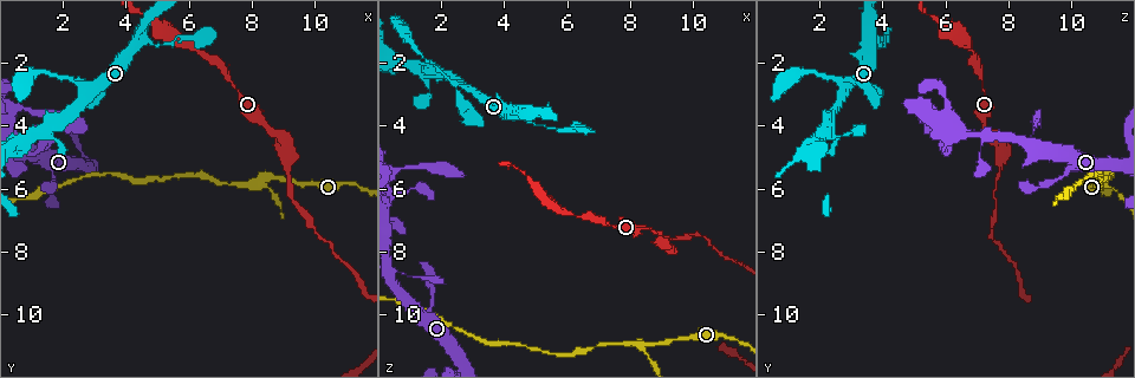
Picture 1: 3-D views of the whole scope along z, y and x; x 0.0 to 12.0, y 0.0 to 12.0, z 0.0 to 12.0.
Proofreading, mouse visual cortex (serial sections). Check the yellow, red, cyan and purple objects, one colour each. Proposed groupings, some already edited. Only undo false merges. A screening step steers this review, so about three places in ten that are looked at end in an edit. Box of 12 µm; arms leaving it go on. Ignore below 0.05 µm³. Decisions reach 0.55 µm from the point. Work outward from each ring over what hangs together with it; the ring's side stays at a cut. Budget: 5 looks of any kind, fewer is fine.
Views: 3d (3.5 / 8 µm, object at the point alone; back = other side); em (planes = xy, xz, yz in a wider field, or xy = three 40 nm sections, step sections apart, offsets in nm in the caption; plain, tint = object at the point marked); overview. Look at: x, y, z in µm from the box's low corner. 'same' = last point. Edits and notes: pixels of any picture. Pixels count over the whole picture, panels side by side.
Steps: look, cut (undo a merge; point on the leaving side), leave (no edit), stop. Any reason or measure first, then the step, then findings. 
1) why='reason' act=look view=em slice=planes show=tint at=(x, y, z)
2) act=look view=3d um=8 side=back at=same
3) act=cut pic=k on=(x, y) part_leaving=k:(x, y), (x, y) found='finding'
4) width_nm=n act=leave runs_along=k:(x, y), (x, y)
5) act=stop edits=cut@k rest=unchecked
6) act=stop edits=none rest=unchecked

why='three-way junction' act=look view=3d um=3.5 at=(4.5, 1.3, 3.6)

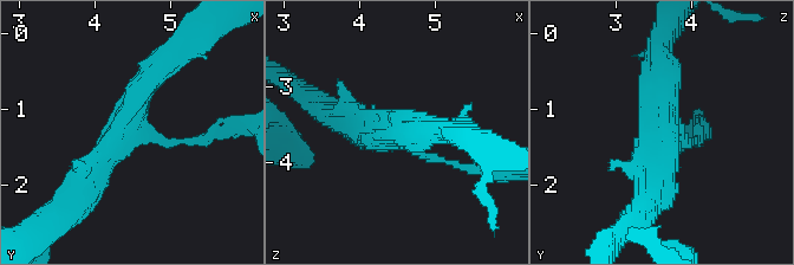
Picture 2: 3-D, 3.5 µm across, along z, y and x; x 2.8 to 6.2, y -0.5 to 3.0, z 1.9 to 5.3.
arms=3 arm_widths_nm=100,350,400 act=look view=em slice=planes show=tint at=(4.45, 1.30, 3.70)

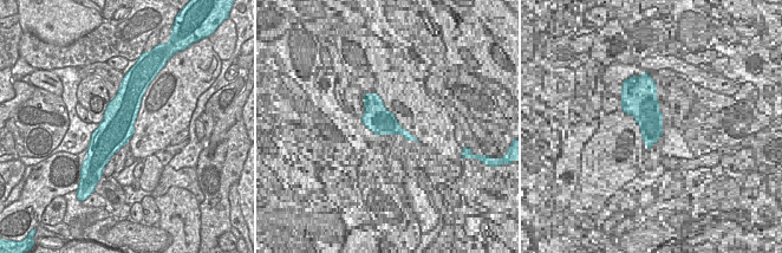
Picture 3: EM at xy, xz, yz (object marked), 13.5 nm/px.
why='another direction' act=look view=em slice=xy step=2 show=tint at=same

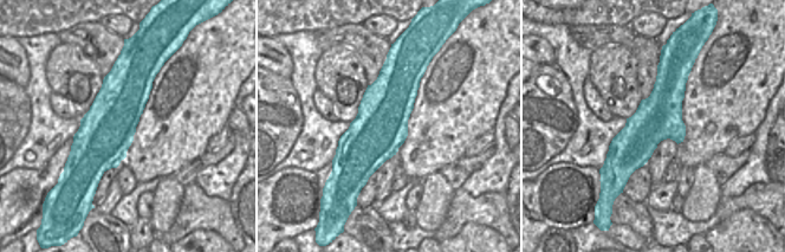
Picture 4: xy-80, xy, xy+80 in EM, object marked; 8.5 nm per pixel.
act=leave runs_along=2:(84, 195), (160, 64) found='one cell here'

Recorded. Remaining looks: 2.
why='branch point' act=look view=3d um=3.5 at=(8.3, 5.7, 10.9)

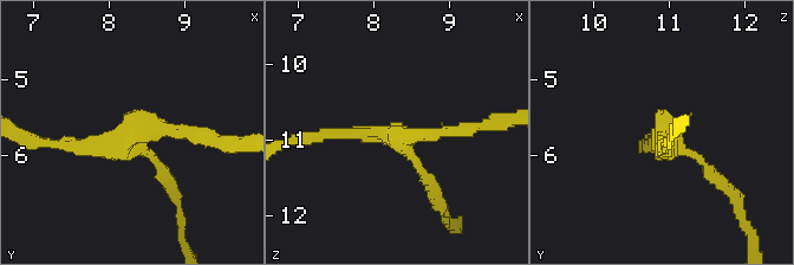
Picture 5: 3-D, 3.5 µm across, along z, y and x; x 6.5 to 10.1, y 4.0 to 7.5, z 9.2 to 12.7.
why='shape alone is not enough' act=look view=em slice=xy step=2 show=tint at=(8.40, 5.65, 10.95)

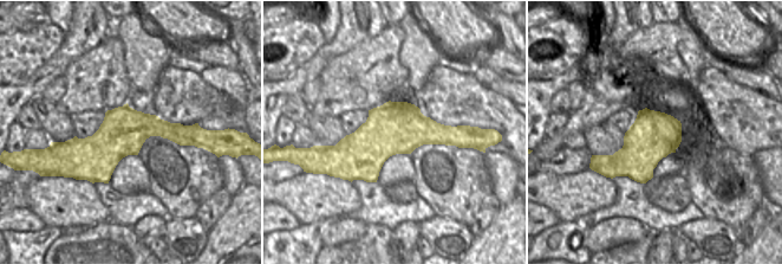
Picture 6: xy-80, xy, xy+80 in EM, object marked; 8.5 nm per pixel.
arms=3 act=leave runs_along=5:(479, 125), (414, 135), (326, 135) found='all the same cell'

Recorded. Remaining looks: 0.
act=stop edits=none rest=unchecked

